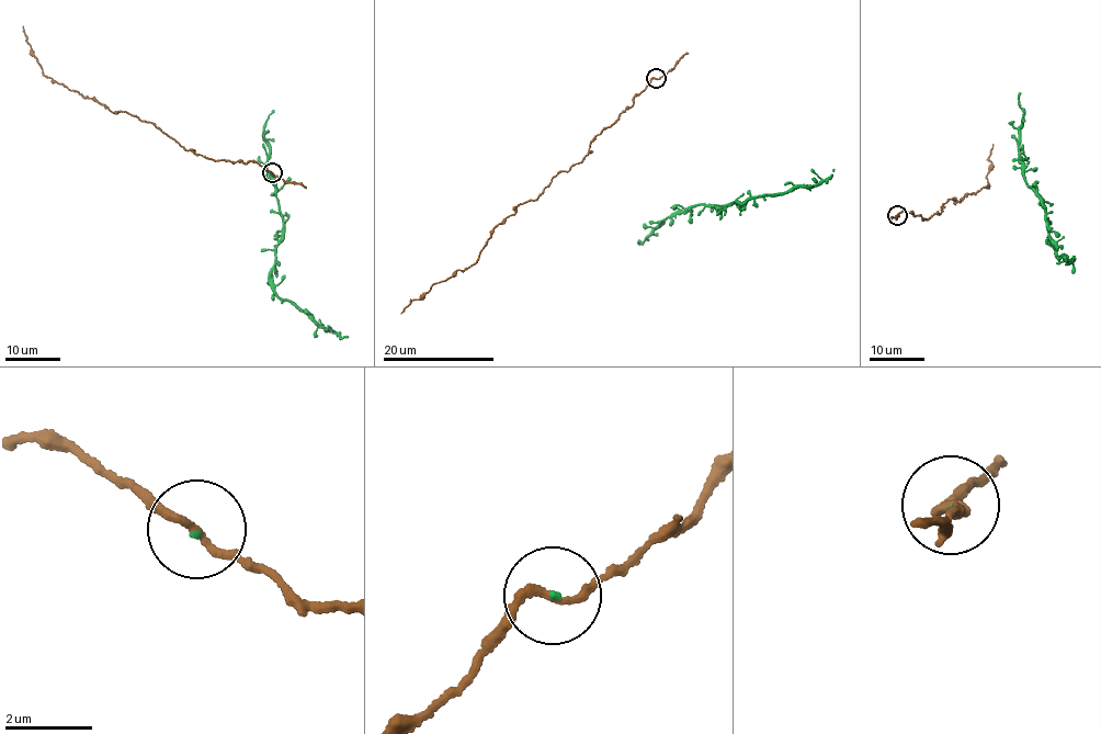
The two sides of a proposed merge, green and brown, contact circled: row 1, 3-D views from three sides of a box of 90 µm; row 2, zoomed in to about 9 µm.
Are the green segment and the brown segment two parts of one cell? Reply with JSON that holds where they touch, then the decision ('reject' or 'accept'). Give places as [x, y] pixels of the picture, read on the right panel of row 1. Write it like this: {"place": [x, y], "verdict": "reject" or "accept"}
{"place": [897, 215], "verdict": "accept"}

